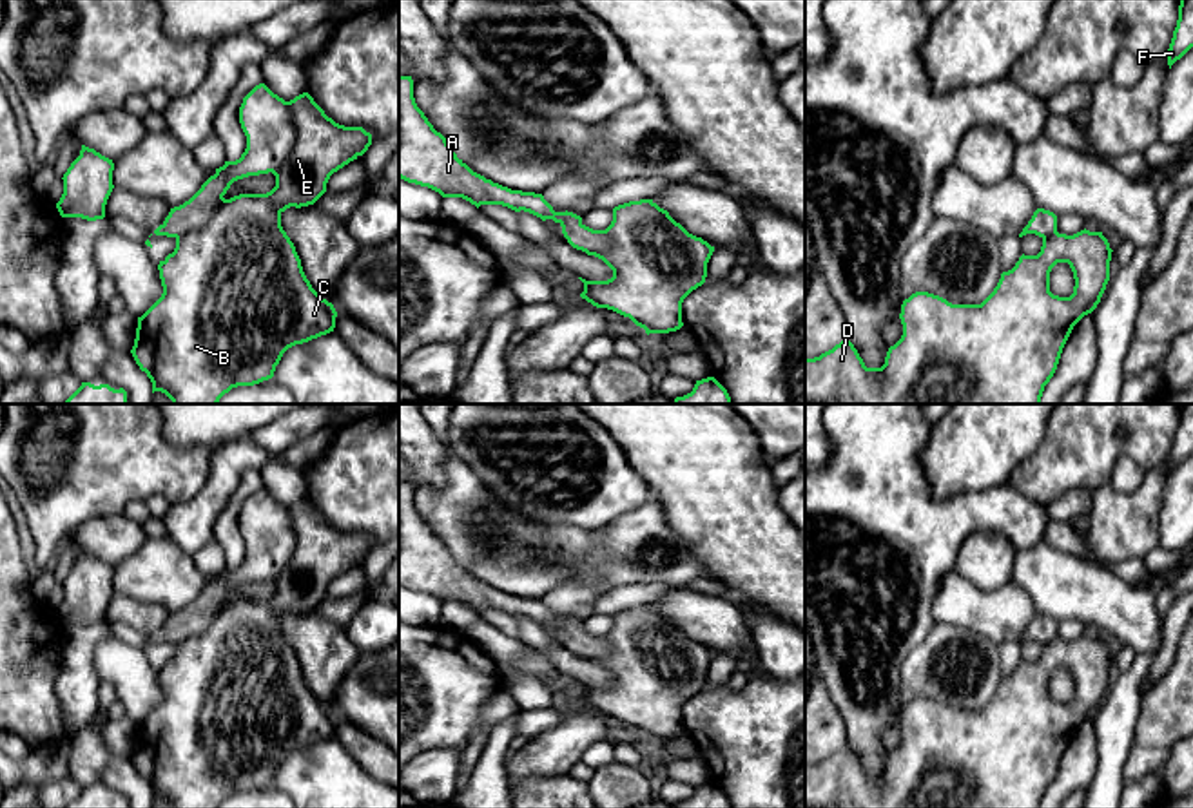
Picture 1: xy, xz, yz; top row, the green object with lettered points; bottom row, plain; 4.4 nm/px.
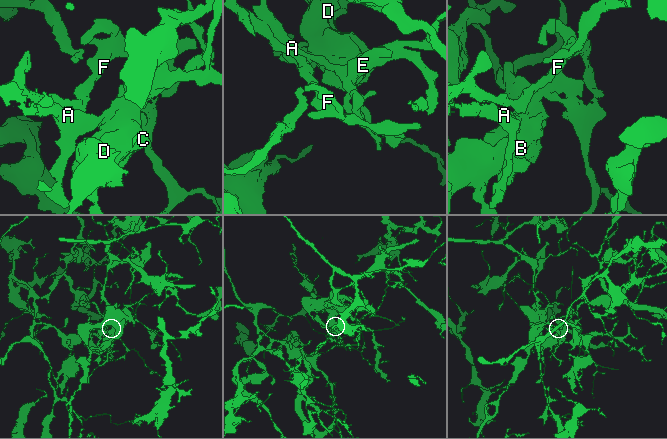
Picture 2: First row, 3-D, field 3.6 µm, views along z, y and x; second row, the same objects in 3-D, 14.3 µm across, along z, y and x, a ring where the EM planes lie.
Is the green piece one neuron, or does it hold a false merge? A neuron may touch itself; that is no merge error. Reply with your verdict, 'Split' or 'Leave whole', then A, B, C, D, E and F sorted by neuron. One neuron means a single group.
Split. Groups: A F / B C D E

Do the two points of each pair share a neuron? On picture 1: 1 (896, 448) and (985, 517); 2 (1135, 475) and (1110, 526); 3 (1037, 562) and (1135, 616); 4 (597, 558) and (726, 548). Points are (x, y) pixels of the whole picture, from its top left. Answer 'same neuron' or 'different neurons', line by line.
1: same neuron
2: different neurons
3: same neuron
4: different neurons

